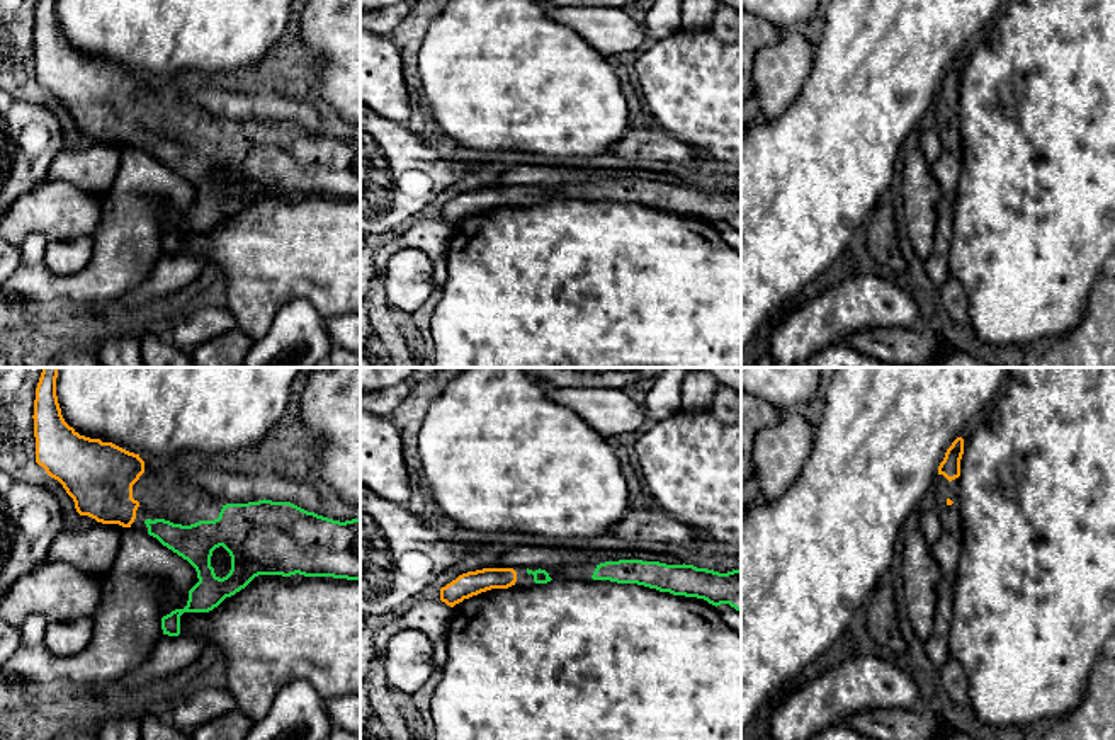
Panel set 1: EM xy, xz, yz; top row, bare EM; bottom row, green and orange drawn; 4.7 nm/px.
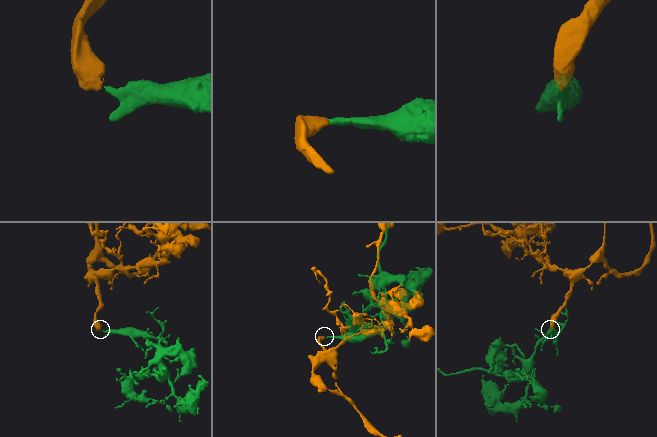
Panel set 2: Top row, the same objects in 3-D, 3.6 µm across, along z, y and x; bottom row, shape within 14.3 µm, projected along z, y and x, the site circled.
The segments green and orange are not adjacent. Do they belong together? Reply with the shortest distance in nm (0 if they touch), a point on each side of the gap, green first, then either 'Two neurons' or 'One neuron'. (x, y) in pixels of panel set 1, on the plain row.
Distance 50 nm. Across: xy (145, 140), (135, 136). One neuron

